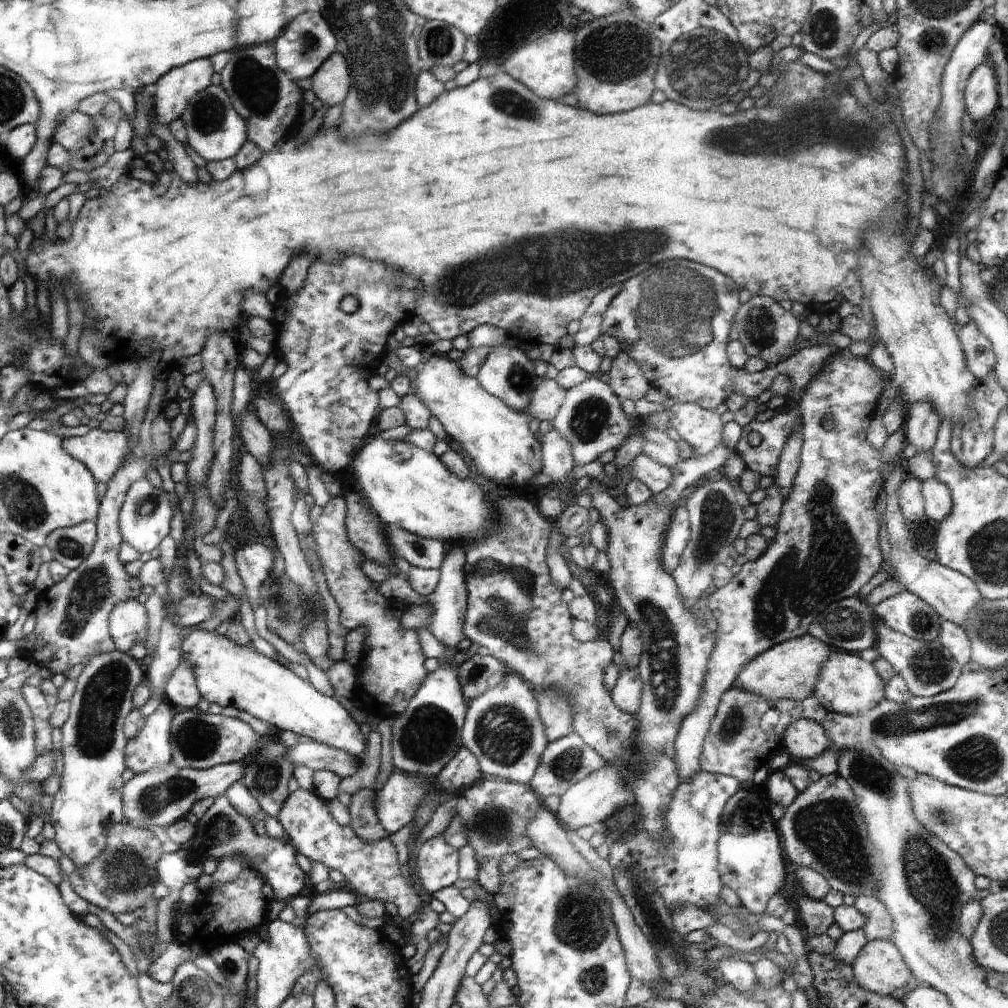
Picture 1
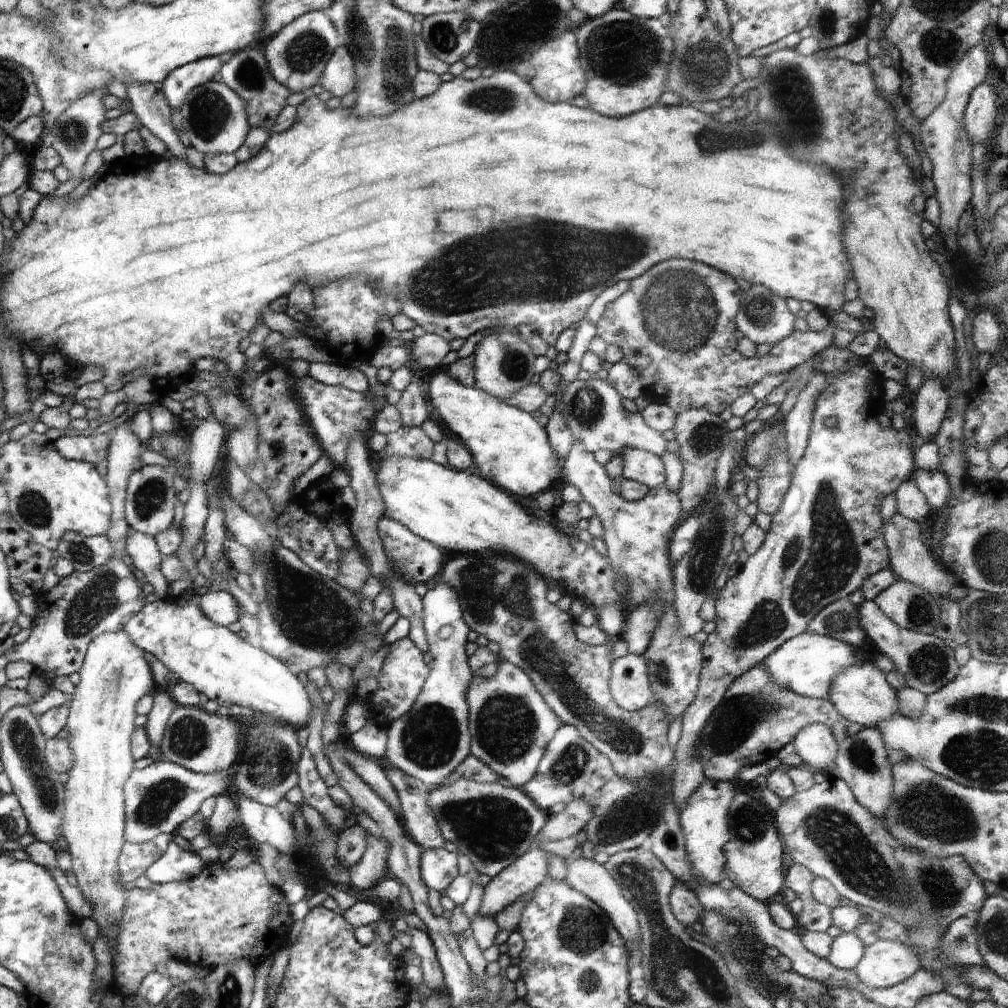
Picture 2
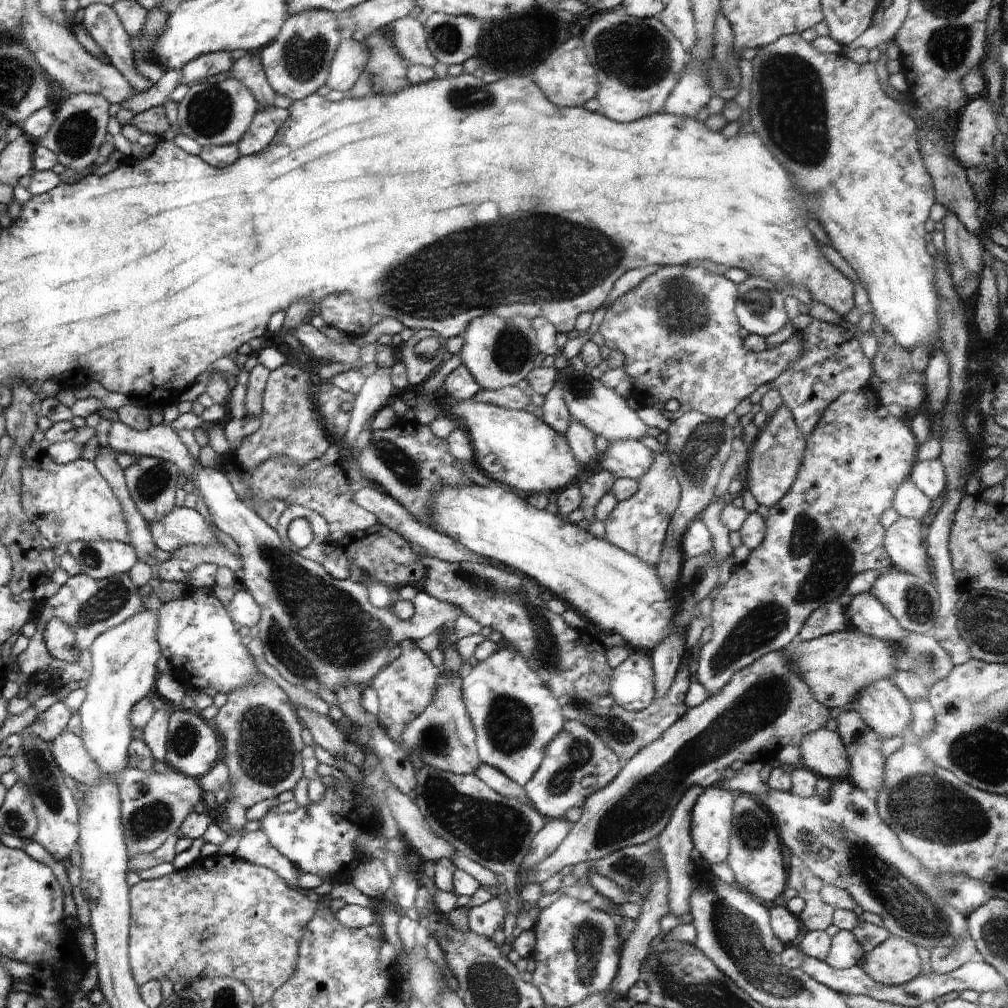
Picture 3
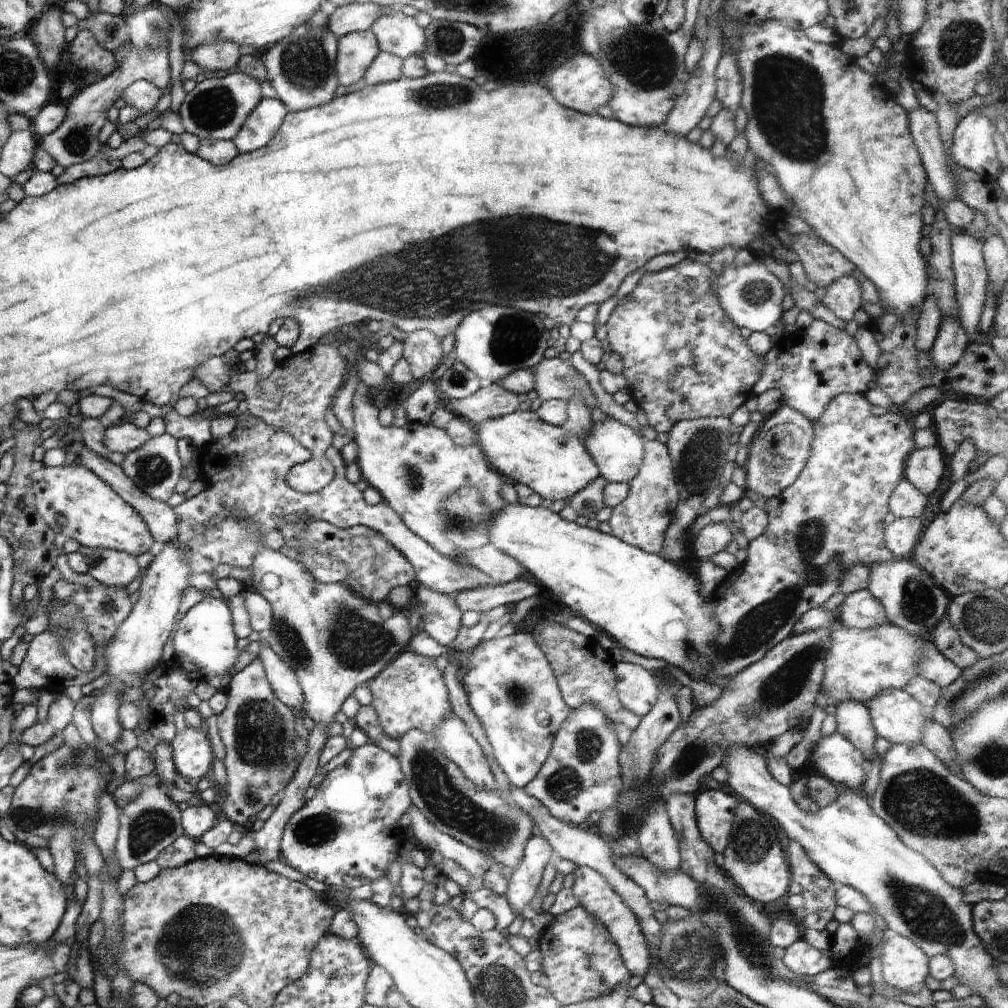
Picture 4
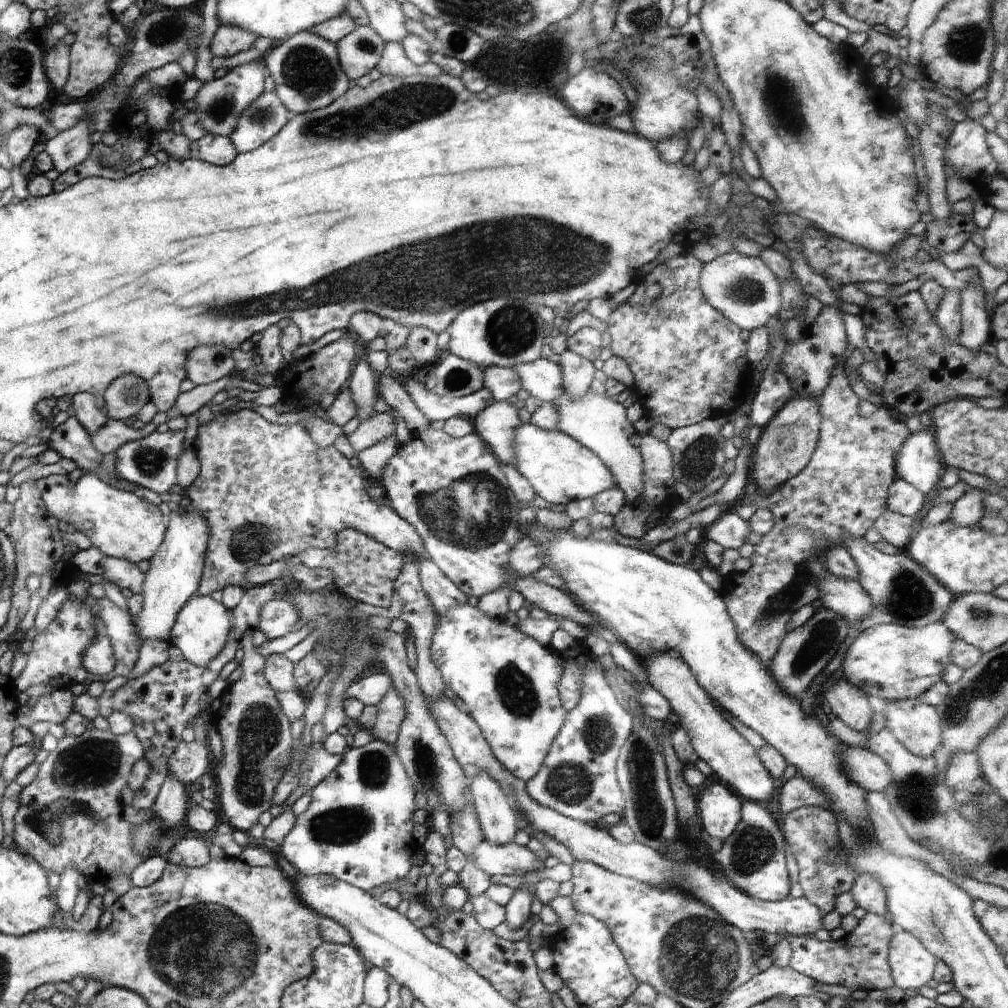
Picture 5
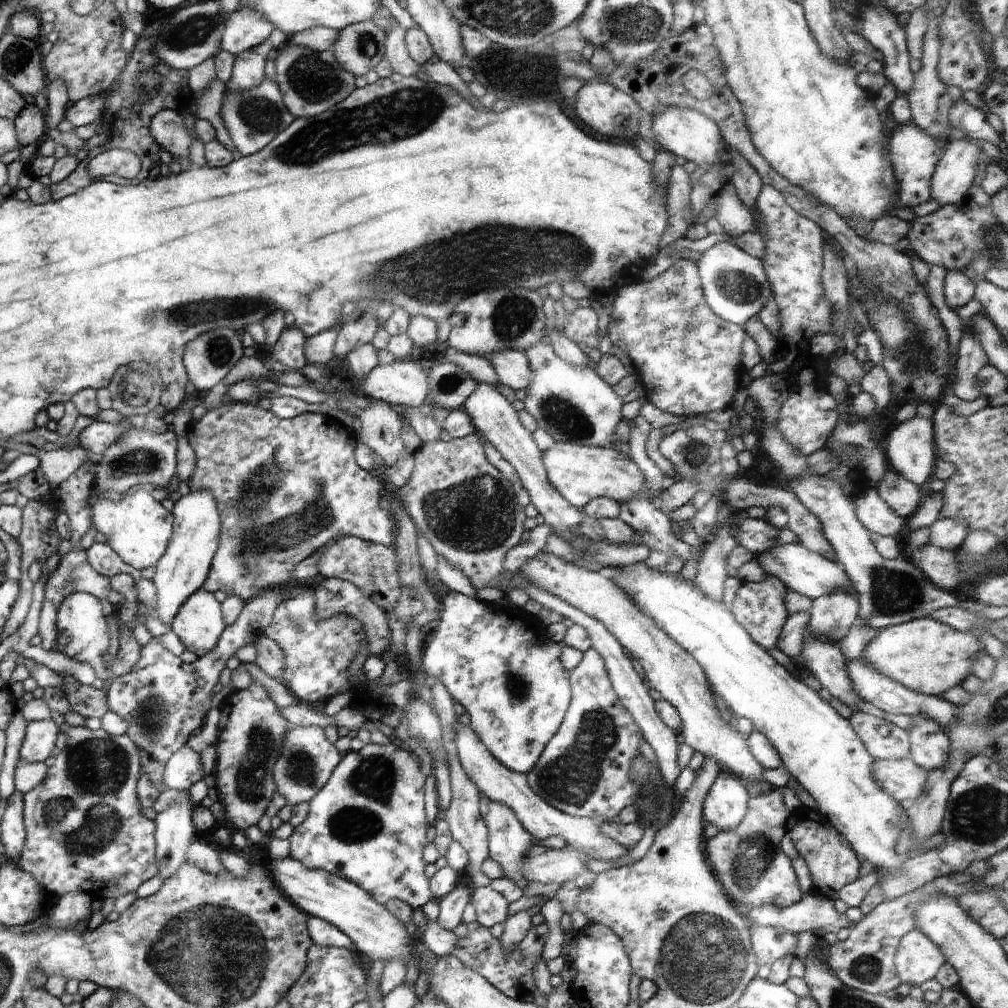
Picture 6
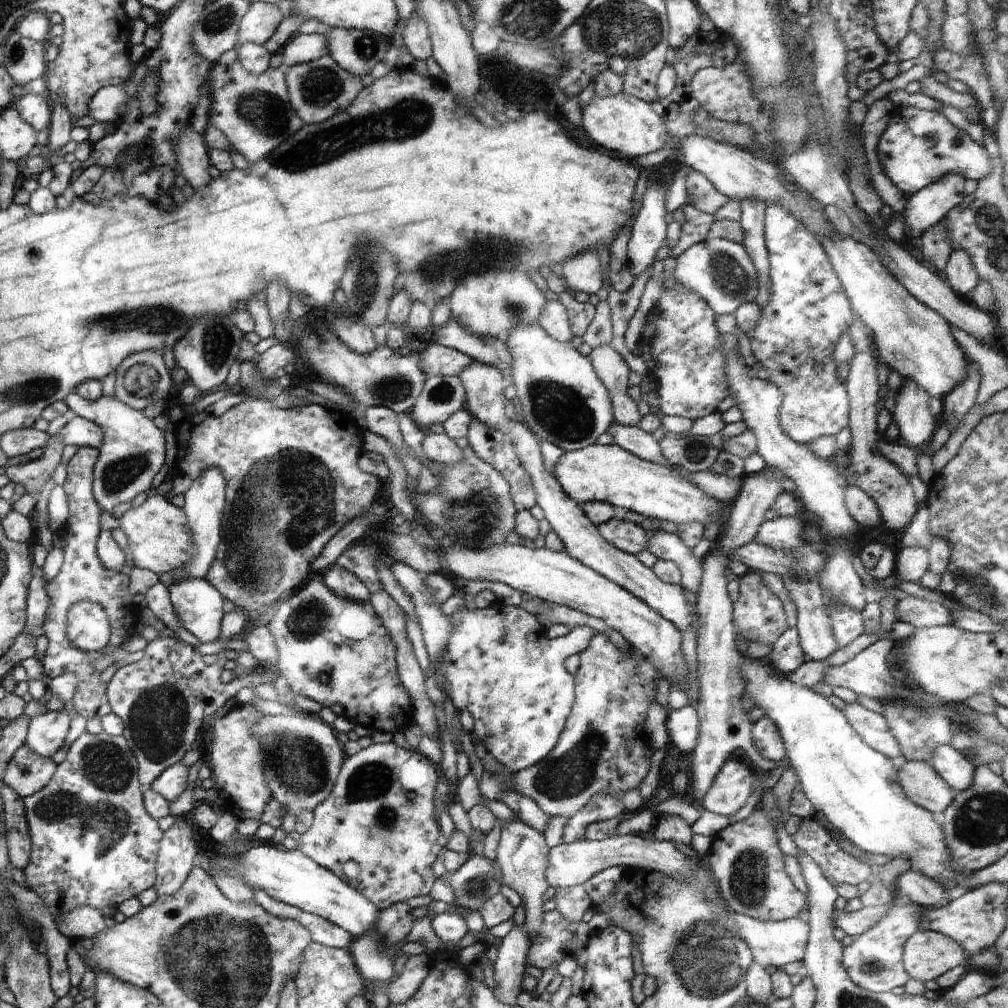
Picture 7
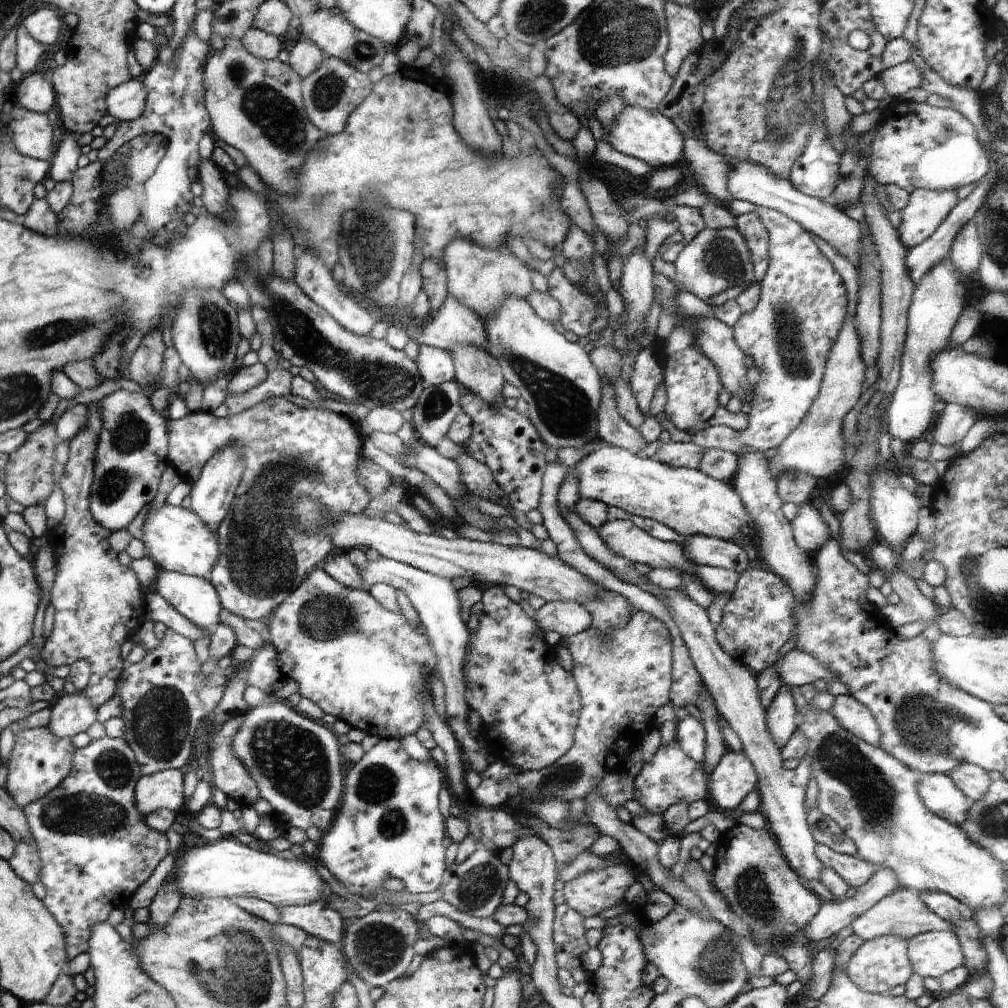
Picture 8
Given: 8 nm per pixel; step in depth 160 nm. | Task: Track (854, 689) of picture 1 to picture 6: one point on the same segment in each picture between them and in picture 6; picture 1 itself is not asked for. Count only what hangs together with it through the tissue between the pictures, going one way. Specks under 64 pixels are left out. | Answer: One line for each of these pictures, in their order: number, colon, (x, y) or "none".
2: (861, 694)
3: (883, 708)
4: (896, 716)
5: (916, 725)
6: (929, 747)

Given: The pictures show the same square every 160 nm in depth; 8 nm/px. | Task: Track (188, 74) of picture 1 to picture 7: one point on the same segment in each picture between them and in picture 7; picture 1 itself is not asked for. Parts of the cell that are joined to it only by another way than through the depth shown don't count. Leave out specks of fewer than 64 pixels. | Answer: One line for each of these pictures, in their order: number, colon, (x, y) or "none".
2: (176, 87)
3: (218, 63)
4: (221, 57)
5: (228, 40)
6: (246, 28)
7: (259, 23)

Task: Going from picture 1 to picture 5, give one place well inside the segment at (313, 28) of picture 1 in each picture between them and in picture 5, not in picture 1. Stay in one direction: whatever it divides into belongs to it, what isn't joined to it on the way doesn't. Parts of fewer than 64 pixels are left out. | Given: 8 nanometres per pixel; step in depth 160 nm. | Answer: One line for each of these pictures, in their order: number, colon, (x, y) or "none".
2: (297, 56)
3: (296, 64)
4: (302, 68)
5: (306, 68)

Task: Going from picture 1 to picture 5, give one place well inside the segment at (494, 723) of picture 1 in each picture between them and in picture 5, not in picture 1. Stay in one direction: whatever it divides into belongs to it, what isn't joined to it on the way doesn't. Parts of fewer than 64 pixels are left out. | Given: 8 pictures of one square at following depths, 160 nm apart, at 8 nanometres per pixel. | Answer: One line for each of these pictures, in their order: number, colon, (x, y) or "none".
2: (510, 725)
3: (514, 715)
4: (511, 689)
5: (509, 683)

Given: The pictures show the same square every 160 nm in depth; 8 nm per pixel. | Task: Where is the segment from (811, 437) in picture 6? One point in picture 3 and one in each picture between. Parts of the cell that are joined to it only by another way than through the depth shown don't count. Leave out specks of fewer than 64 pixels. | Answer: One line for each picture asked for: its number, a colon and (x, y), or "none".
3: (774, 460)
4: (780, 448)
5: (781, 449)

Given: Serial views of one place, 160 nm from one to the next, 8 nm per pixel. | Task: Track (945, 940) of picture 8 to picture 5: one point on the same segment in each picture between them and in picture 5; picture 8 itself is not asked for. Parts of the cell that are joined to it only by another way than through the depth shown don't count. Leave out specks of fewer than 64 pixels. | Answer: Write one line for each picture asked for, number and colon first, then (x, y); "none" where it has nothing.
5: (912, 965)
6: (917, 959)
7: (926, 955)

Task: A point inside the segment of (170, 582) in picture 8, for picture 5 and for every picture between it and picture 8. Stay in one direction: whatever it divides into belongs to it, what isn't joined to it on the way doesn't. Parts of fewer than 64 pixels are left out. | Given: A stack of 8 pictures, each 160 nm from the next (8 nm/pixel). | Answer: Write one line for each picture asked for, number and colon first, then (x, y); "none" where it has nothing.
5: (201, 631)
6: (199, 622)
7: (198, 605)

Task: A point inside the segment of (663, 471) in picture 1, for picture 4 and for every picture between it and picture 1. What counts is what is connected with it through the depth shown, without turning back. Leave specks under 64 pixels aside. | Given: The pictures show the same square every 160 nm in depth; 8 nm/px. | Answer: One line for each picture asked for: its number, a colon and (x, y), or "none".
2: (641, 466)
3: (630, 459)
4: (617, 450)

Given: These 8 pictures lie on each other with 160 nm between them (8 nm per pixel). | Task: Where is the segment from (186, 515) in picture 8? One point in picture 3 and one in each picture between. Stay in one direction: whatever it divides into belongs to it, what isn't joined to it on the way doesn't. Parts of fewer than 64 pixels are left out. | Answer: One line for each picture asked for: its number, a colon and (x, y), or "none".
3: (70, 502)
4: (75, 502)
5: (122, 524)
6: (140, 529)
7: (158, 540)

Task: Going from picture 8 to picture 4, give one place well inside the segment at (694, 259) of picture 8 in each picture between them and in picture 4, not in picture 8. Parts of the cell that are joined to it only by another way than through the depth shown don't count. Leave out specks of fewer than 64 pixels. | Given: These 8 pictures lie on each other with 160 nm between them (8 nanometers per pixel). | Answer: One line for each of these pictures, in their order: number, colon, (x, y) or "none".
4: (752, 296)
5: (741, 287)
6: (735, 286)
7: (720, 271)

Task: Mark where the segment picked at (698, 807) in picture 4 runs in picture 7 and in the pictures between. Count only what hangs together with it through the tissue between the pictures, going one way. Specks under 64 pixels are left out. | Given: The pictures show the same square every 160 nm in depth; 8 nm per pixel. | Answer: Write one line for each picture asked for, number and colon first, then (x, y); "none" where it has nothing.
5: (719, 807)
6: (725, 805)
7: (734, 783)

